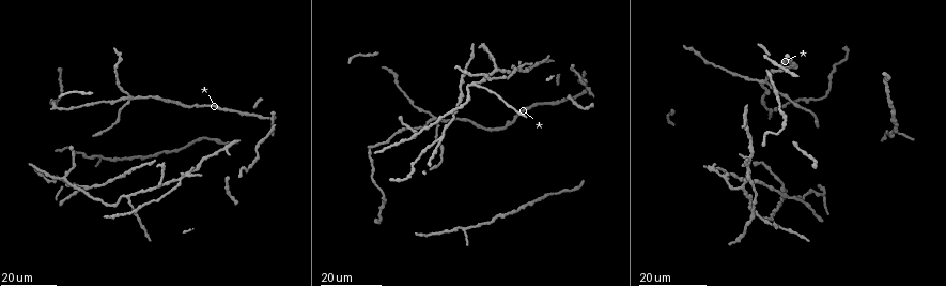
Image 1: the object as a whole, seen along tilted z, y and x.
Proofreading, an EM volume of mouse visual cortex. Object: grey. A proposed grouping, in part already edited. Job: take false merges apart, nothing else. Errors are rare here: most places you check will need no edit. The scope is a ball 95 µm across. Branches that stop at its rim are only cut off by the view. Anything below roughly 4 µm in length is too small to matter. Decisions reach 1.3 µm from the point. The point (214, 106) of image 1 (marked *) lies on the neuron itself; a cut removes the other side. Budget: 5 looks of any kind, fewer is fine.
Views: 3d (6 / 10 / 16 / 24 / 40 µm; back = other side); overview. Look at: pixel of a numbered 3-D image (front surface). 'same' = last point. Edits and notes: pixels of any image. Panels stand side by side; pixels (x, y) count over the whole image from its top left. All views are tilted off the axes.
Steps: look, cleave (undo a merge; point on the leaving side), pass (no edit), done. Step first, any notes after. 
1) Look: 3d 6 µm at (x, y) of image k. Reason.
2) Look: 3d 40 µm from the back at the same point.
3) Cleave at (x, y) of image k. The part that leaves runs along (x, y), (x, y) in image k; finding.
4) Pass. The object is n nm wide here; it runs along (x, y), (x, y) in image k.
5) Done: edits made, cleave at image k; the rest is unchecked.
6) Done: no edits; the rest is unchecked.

Look: 3d 24 µm at (130, 98) of image 1. Side arm on a straight run.

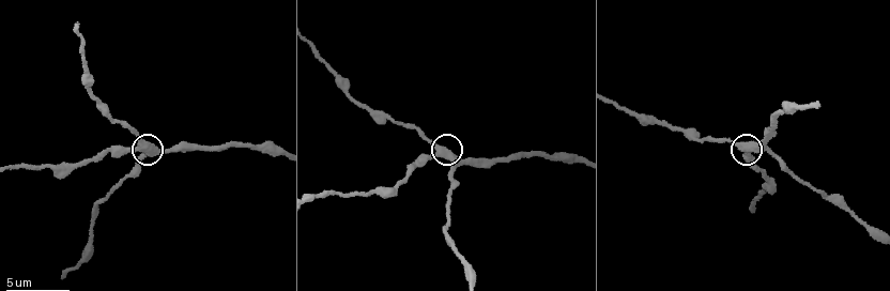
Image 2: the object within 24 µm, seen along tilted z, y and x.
Look: 3d 6 µm at (441, 151) of image 2.

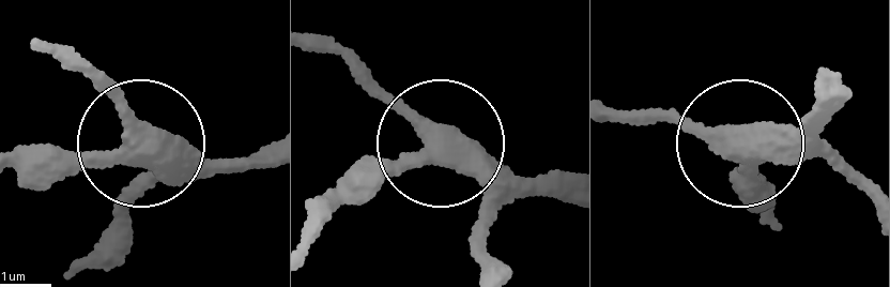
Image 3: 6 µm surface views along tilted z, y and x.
Look: 3d 6 µm from the back at (129, 140) of image 3. Other side.

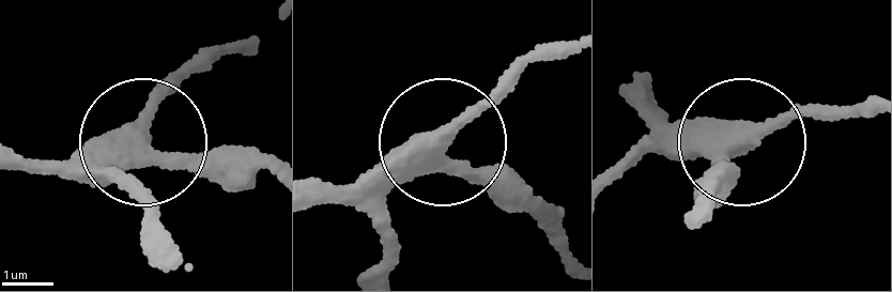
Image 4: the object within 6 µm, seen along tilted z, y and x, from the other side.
Pass. It runs along (656, 104), (692, 139), (744, 146), (870, 100) in image 4; all the same neuron.

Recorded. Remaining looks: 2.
Look: 3d 16 µm at (519, 68) of image 1.

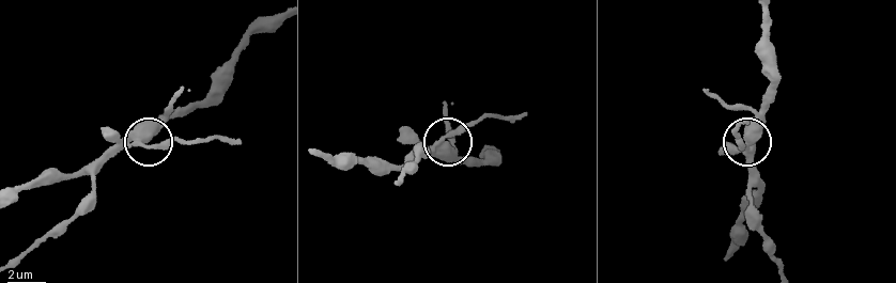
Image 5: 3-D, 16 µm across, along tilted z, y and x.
Look: 3d 10 µm at (439, 145) of image 5.

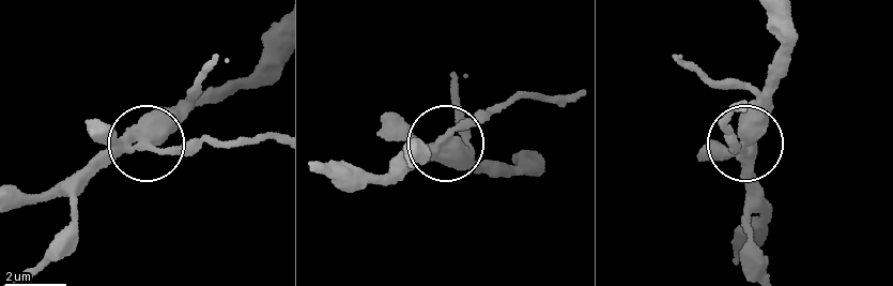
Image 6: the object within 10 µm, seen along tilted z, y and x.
Pass. The side arm is 6 µm long; it runs along (527, 154), (508, 168), (478, 162), (448, 140), (513, 92) in image 6; one neuron here.

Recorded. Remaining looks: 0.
Done: no edits; the rest is unchecked.

